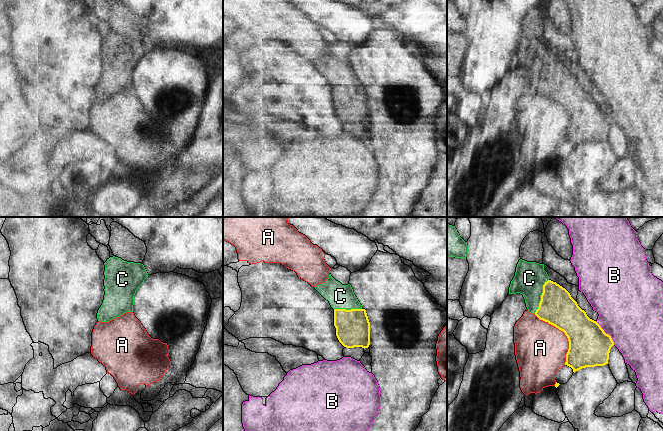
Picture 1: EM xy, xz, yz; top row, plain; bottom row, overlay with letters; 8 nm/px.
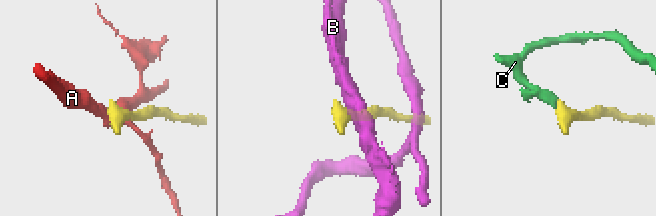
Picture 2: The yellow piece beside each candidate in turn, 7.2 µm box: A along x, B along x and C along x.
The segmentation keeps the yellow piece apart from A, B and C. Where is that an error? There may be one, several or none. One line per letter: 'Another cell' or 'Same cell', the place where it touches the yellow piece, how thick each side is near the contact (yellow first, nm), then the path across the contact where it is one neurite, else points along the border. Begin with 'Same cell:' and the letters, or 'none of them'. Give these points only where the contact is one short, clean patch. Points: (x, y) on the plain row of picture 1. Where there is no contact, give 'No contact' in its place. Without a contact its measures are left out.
Same cell: C
A: Another cell. Touches yellow at yz (565, 110). Thickness 340 nm (yellow) against 420 nm
B: Another cell. Touches yellow at yz (605, 109). Thickness 340 nm (yellow) against 480 nm. Boundary: yz (595, 97), (610, 112), (614, 120)
C: Same cell. Touches yellow at yz (541, 72). Thickness 280 nm (yellow) against 240 nm. Path across: yz (557, 83), (541, 72), (529, 54).

